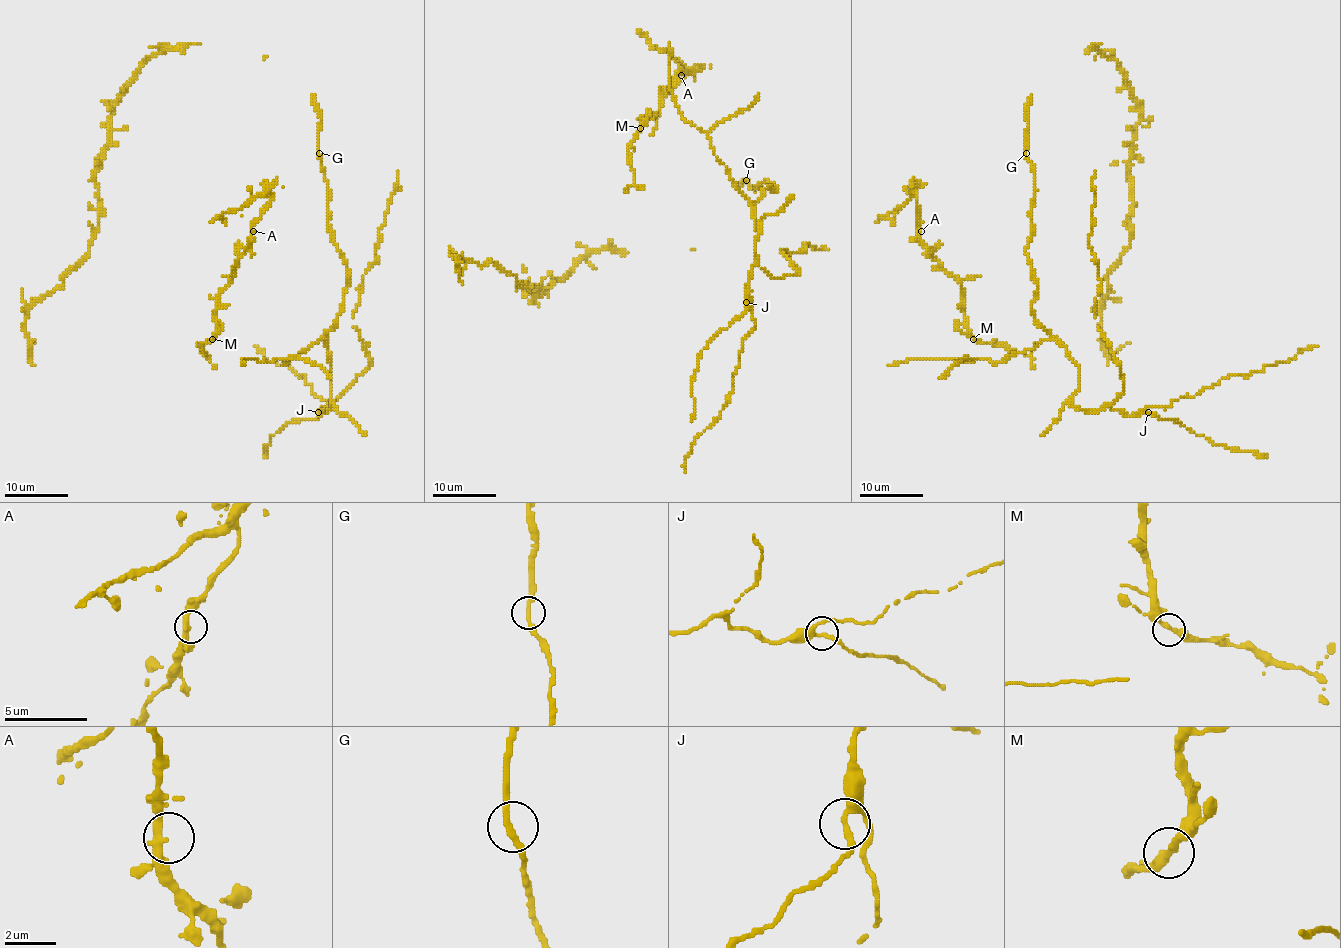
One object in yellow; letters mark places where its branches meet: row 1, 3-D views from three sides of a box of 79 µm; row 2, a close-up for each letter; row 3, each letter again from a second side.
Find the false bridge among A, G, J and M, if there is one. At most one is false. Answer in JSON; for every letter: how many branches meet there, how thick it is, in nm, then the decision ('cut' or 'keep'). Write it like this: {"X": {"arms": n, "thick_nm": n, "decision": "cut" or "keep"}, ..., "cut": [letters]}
{"A": {"arms": 2, "thick_nm": 320, "decision": "keep"}, "G": {"arms": 2, "thick_nm": 280, "decision": "keep"}, "J": {"arms": 2, "thick_nm": 280, "decision": "keep"}, "M": {"arms": 2, "thick_nm": 280, "decision": "keep"}, "cut": []}

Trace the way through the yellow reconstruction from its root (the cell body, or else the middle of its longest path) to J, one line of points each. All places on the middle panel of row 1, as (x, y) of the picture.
J: (745, 180), (753, 190), (764, 180), (775, 186), (764, 188), (753, 206), (761, 229), (746, 303)

